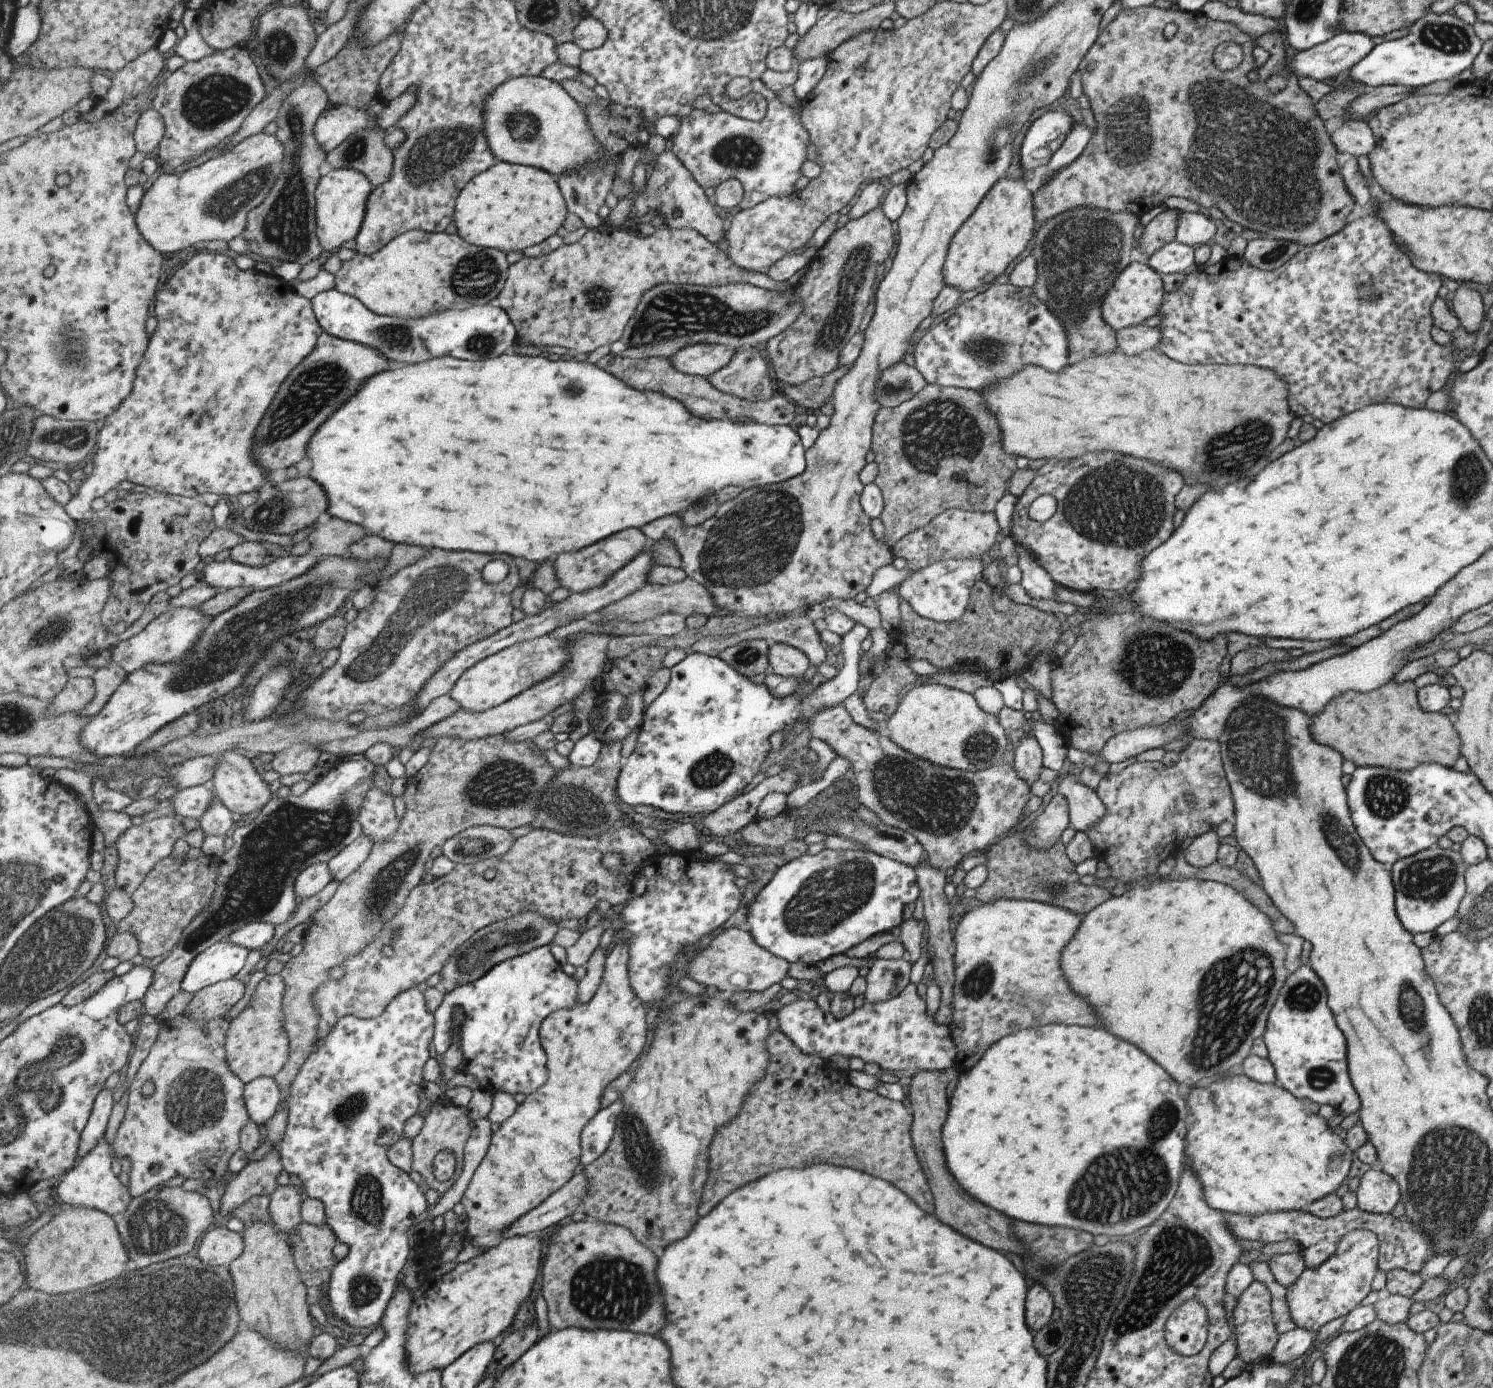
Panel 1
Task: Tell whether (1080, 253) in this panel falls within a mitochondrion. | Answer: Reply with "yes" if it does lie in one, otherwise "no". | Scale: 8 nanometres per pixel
yes

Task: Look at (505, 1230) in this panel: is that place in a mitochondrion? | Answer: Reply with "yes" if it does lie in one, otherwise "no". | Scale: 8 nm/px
no

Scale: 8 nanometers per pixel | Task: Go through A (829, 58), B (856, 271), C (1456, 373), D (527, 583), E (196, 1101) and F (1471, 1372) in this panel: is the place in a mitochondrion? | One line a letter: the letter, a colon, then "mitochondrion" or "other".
A: other
B: mitochondrion
C: other
D: other
E: mitochondrion
F: other

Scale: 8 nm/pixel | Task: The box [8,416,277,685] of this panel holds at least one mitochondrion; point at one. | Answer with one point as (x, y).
(57, 626)

